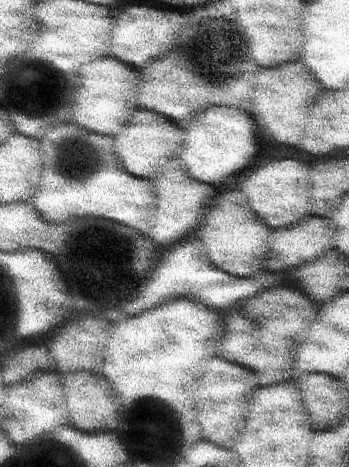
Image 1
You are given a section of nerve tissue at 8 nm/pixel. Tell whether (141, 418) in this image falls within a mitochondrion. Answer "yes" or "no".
yes

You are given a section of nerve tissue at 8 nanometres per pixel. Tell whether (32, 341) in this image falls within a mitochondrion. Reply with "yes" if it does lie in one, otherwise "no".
no

